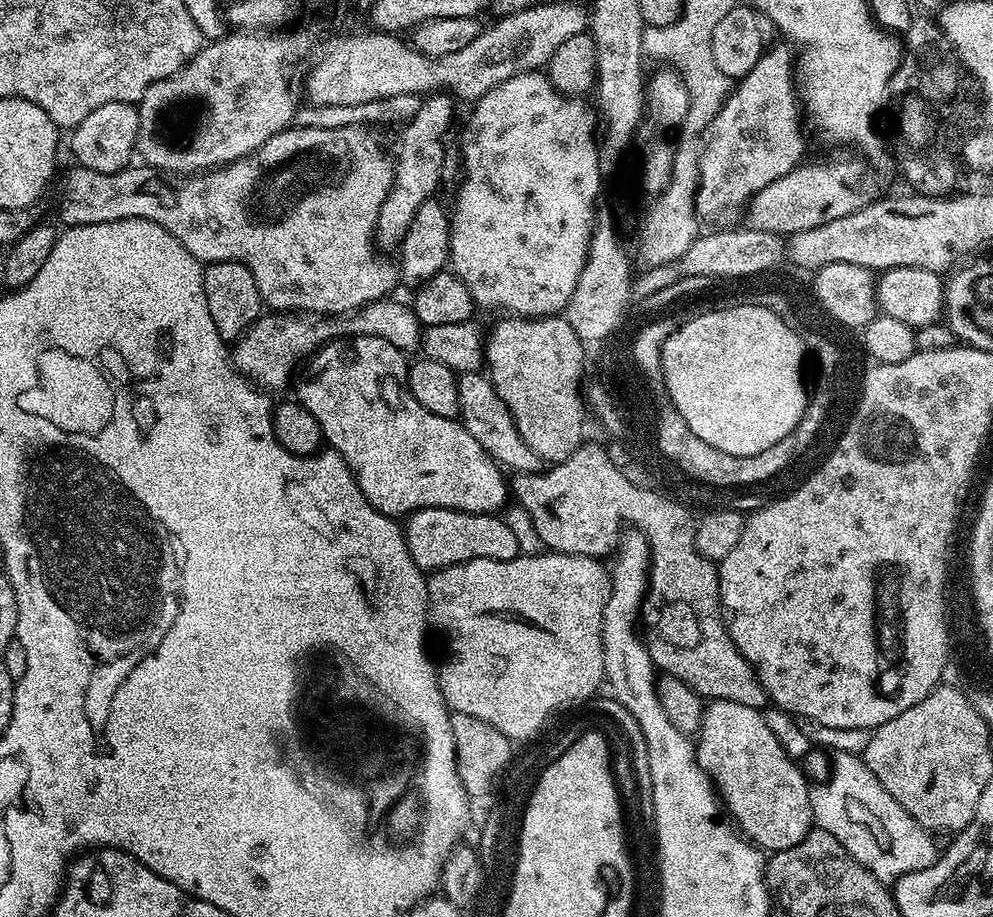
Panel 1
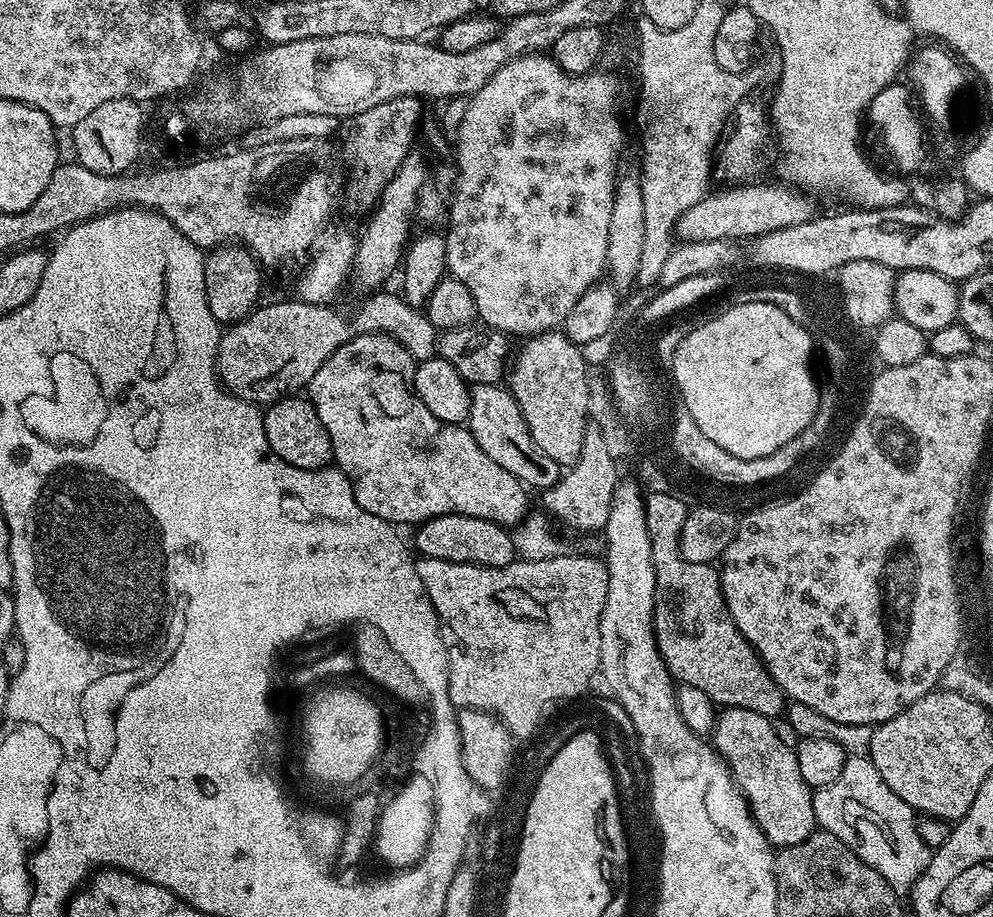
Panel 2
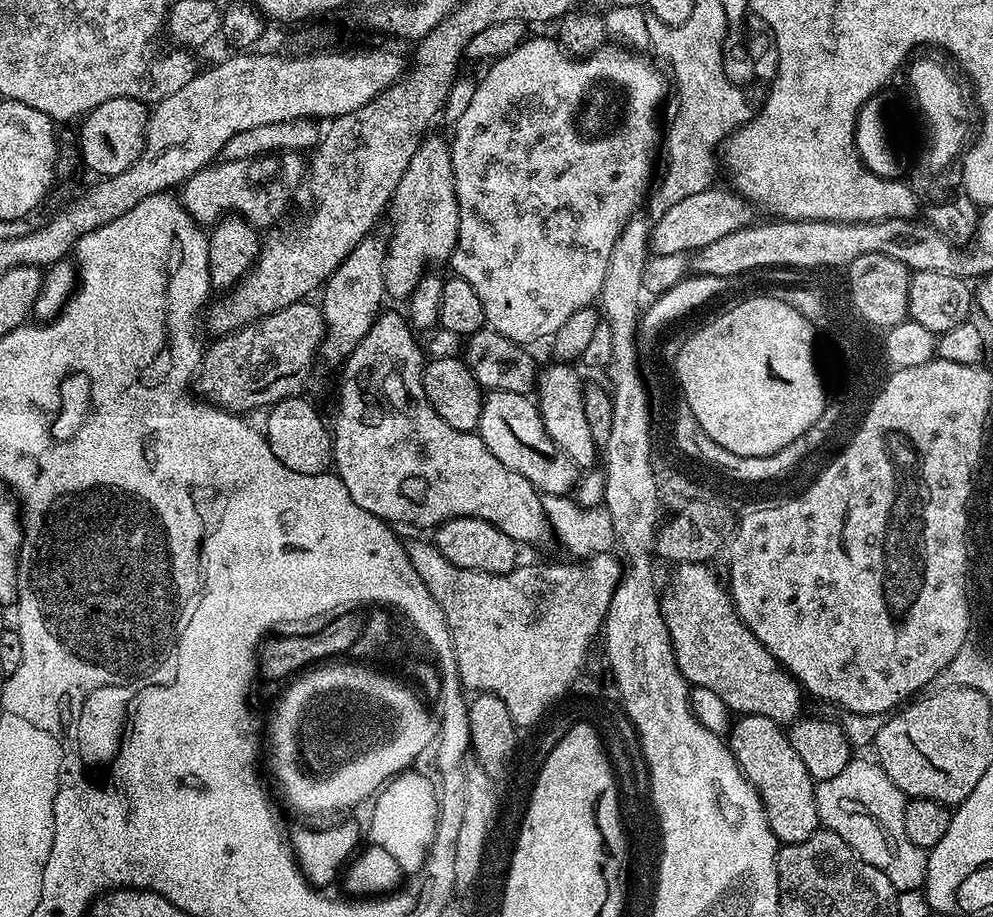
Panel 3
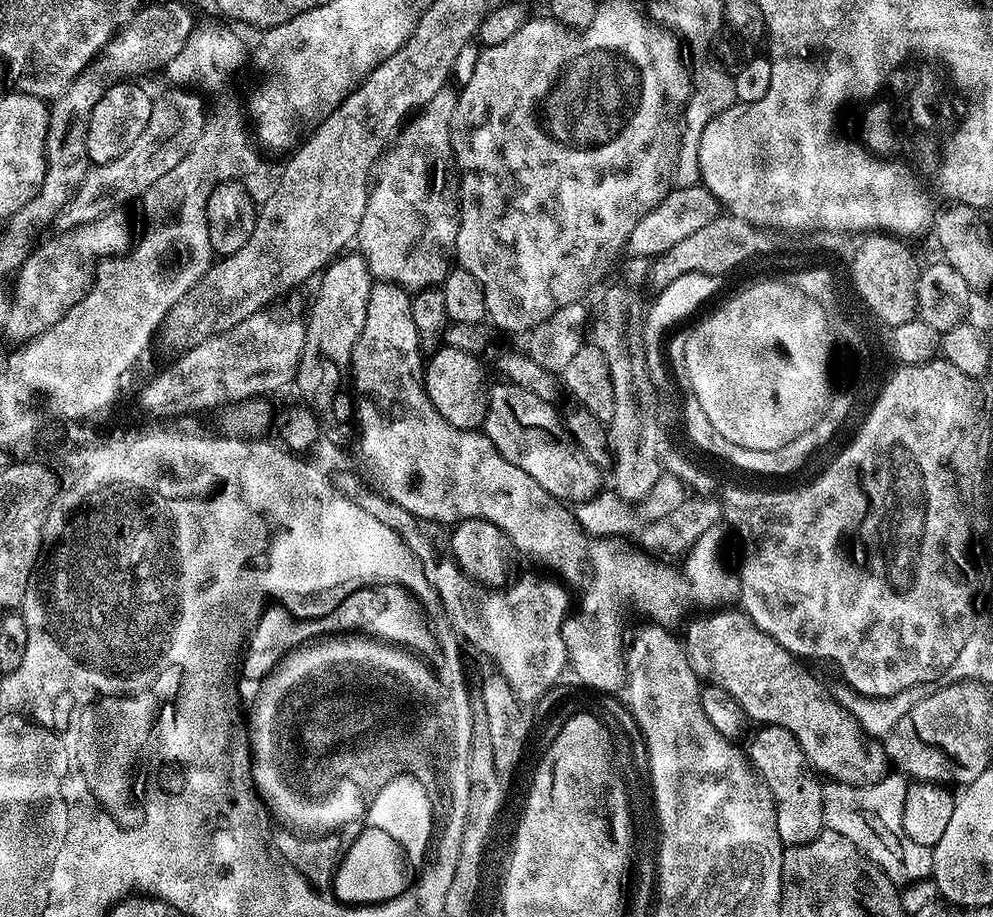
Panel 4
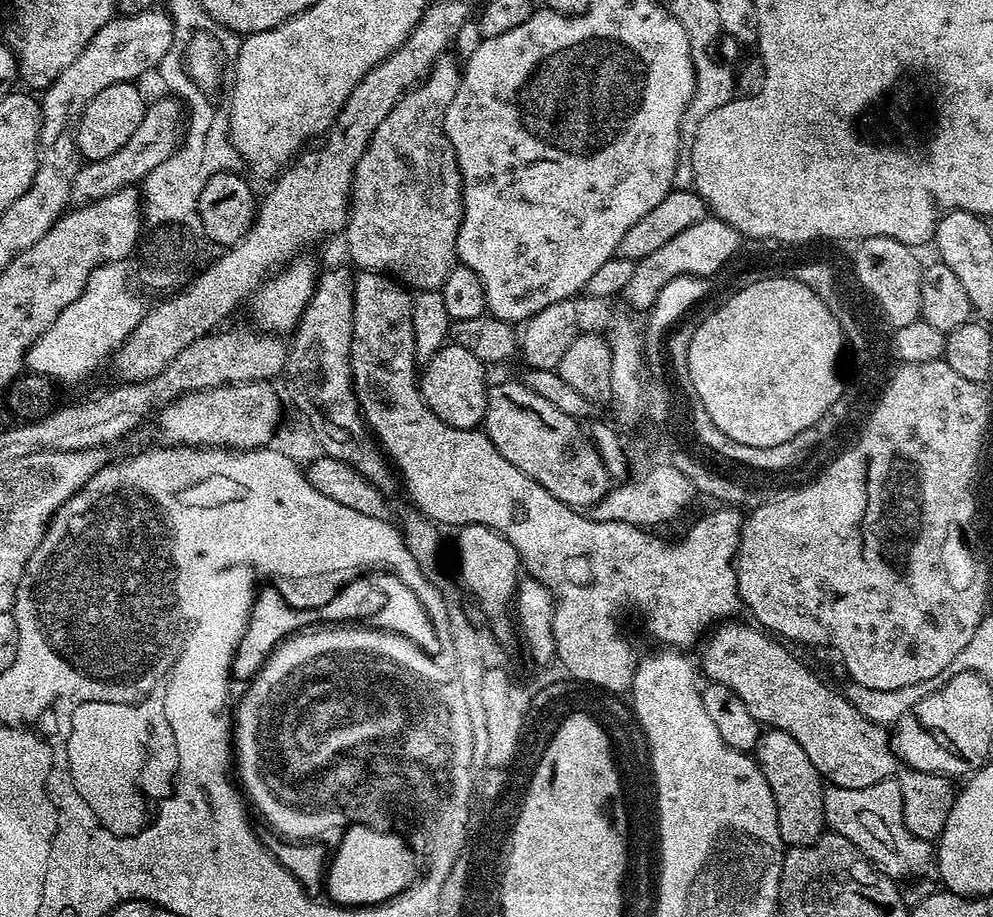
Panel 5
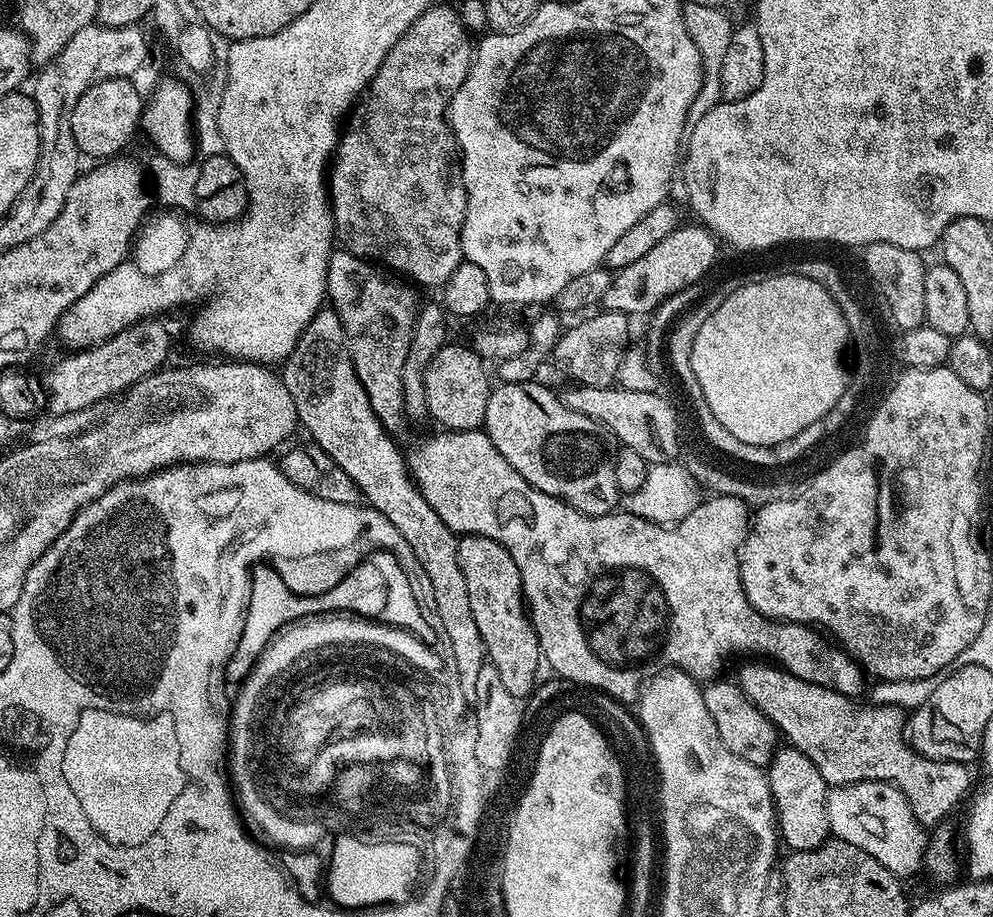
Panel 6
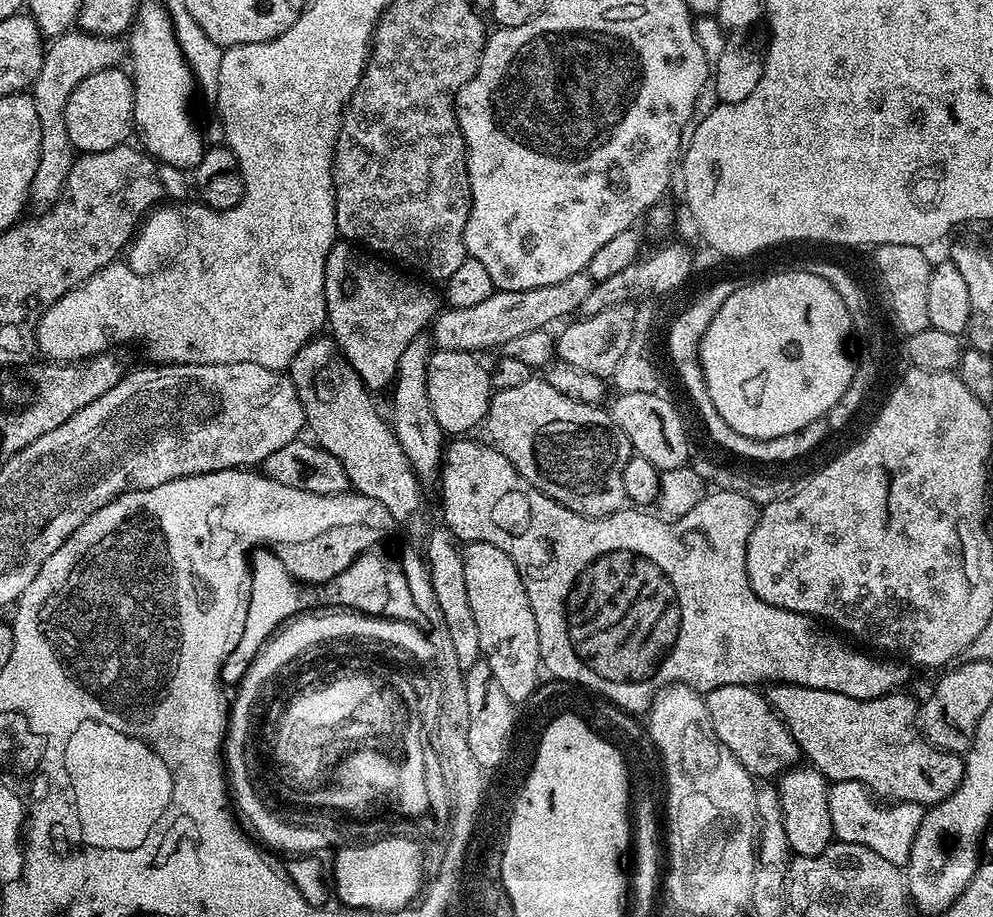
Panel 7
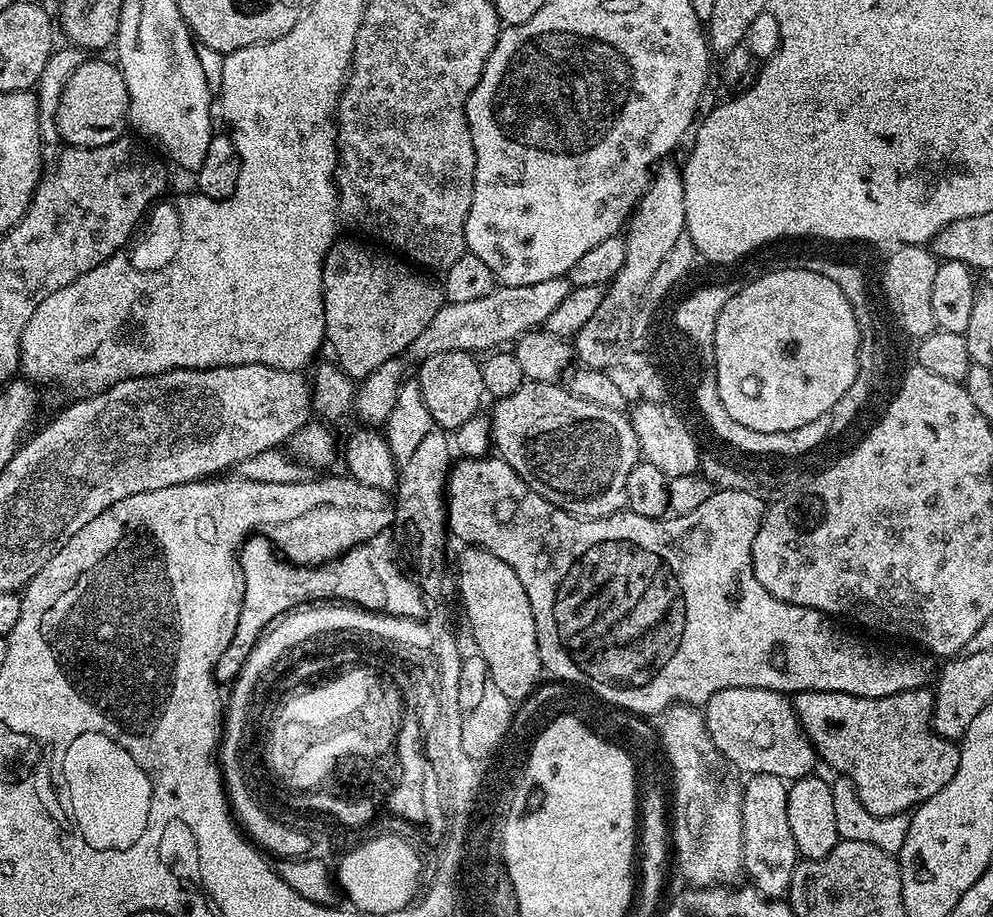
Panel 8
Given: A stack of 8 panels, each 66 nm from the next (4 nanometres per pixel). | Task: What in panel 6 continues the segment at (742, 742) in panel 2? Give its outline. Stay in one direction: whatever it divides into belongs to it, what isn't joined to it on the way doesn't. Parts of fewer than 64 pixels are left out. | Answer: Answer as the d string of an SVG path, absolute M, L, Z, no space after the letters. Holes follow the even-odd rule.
M791 746L777 747L772 760L766 766L768 785L772 791L772 803L776 809L776 827L779 839L792 852L805 852L822 846L829 839L826 818L826 798L829 784L818 774L818 766Z

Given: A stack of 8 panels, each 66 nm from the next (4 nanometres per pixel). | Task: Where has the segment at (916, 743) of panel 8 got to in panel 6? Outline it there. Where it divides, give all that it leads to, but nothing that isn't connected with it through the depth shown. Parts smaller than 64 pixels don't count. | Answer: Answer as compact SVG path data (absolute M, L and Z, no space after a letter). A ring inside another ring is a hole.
M756 663L760 664L744 664L740 668L738 686L744 691L744 697L762 710L791 747L806 754L818 766L818 774L822 774L827 784L885 780L904 795L916 821L925 826L947 821L944 819L960 803L965 803L972 784L969 765L926 758L915 752L906 739L905 709L871 702L863 708L859 699L806 682L775 663Z

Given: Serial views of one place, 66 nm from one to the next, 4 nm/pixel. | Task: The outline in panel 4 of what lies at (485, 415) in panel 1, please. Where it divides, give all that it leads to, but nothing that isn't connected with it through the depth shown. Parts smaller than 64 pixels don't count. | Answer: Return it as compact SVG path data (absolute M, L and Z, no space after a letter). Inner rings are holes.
M496 382L491 385L488 393L488 413L482 425L485 436L494 442L496 449L506 458L506 462L514 462L518 470L526 470L542 490L546 490L561 502L591 501L600 491L600 472L601 465L596 464L576 445L575 440L568 433L565 421L562 416L552 409L553 405L549 401L538 398L530 394L530 390L522 390L522 386L507 382Z

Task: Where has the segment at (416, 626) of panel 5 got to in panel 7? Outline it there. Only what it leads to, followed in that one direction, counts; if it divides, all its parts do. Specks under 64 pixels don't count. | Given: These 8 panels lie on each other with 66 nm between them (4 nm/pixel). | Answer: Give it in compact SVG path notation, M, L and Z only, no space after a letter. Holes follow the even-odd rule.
M261 546L250 556L250 610L246 614L246 626L242 630L242 638L238 638L238 646L234 646L232 653L222 662L219 683L224 686L239 685L260 649L281 625L297 614L308 614L313 610L351 610L365 616L419 625L424 616L420 608L423 608L421 601L410 590L401 561L383 552L380 546L369 548L345 572L324 584L301 584L291 576L286 566L282 566L274 553Z

